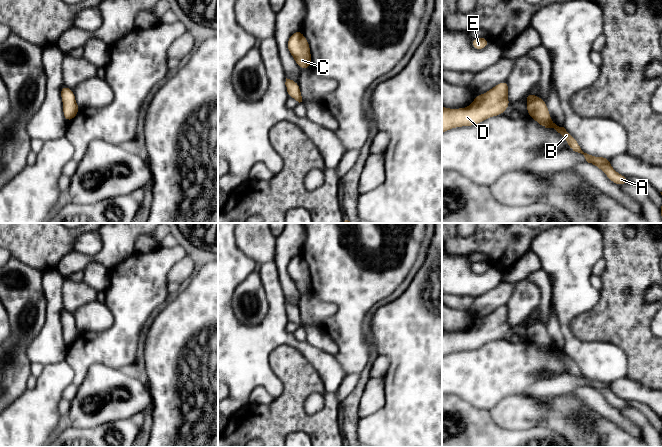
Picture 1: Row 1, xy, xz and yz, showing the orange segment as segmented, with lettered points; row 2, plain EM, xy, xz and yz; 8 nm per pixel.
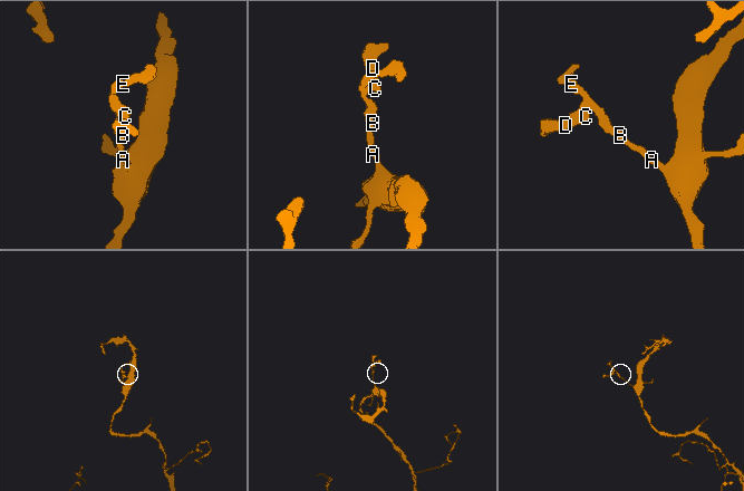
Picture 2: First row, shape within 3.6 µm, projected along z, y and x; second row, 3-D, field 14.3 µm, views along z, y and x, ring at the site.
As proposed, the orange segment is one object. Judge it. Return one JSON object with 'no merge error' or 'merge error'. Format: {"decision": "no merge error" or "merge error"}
{"decision": "no merge error"}

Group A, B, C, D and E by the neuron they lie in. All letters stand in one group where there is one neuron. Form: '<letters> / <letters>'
A B C D E

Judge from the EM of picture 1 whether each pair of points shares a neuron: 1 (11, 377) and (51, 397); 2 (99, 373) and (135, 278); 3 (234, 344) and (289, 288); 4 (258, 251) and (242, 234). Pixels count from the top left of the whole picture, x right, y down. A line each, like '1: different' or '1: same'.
1: different
2: different
3: different
4: same

